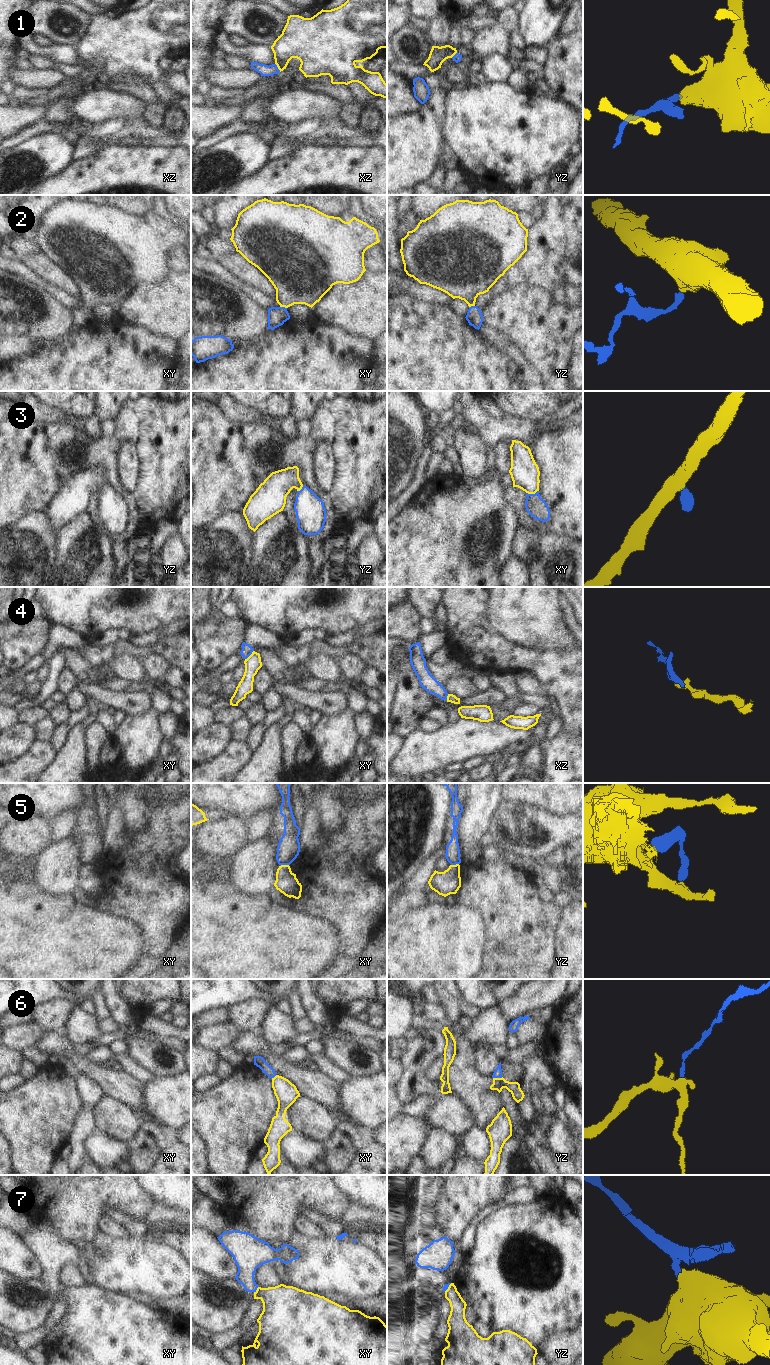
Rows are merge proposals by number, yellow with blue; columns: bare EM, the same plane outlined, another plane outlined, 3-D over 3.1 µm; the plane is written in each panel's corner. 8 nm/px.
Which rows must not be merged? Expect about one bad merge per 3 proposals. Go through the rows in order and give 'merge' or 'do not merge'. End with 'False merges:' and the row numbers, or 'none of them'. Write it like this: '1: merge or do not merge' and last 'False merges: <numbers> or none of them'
1: merge
2: merge
3: merge
4: do not merge
5: do not merge
6: merge
7: do not merge
False merges: 4, 5, 7

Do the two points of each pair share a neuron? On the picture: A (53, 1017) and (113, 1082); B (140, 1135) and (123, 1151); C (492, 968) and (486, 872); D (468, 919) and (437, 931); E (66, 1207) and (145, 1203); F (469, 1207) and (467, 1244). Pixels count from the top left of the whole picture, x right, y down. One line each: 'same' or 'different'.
A: different
B: different
C: same
D: same
E: same
F: different

